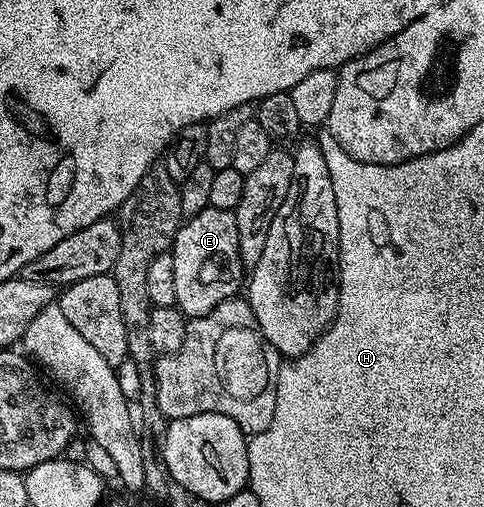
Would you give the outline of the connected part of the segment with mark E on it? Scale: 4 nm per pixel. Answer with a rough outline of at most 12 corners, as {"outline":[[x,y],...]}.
{"outline":[[209,206],[176,230],[176,306],[210,313],[245,282],[238,221]]}

